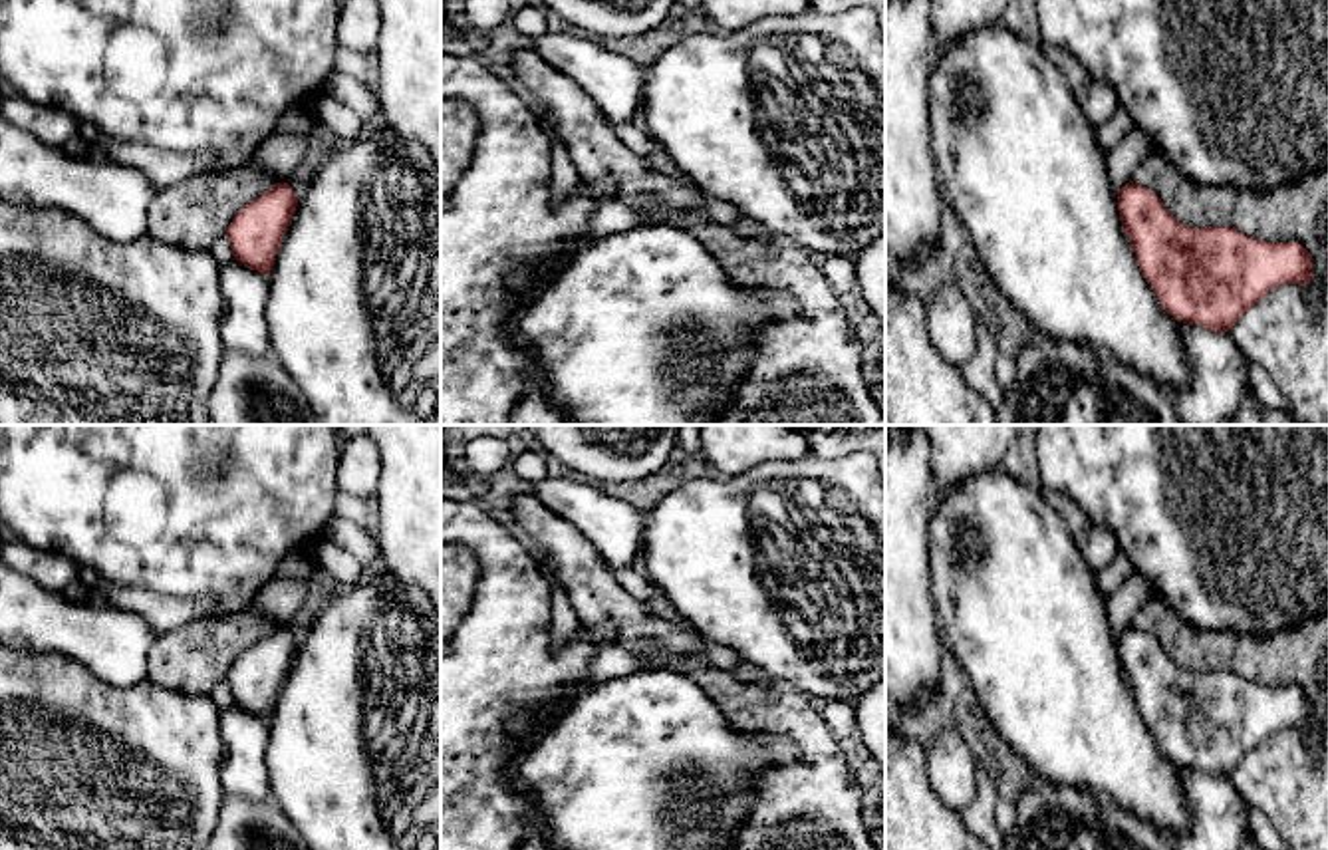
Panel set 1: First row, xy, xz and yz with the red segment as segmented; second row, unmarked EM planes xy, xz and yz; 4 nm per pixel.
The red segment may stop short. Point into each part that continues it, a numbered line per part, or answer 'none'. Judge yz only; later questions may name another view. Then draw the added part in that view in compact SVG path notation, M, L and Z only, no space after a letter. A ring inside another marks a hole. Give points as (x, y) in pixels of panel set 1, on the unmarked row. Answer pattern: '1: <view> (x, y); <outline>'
none

